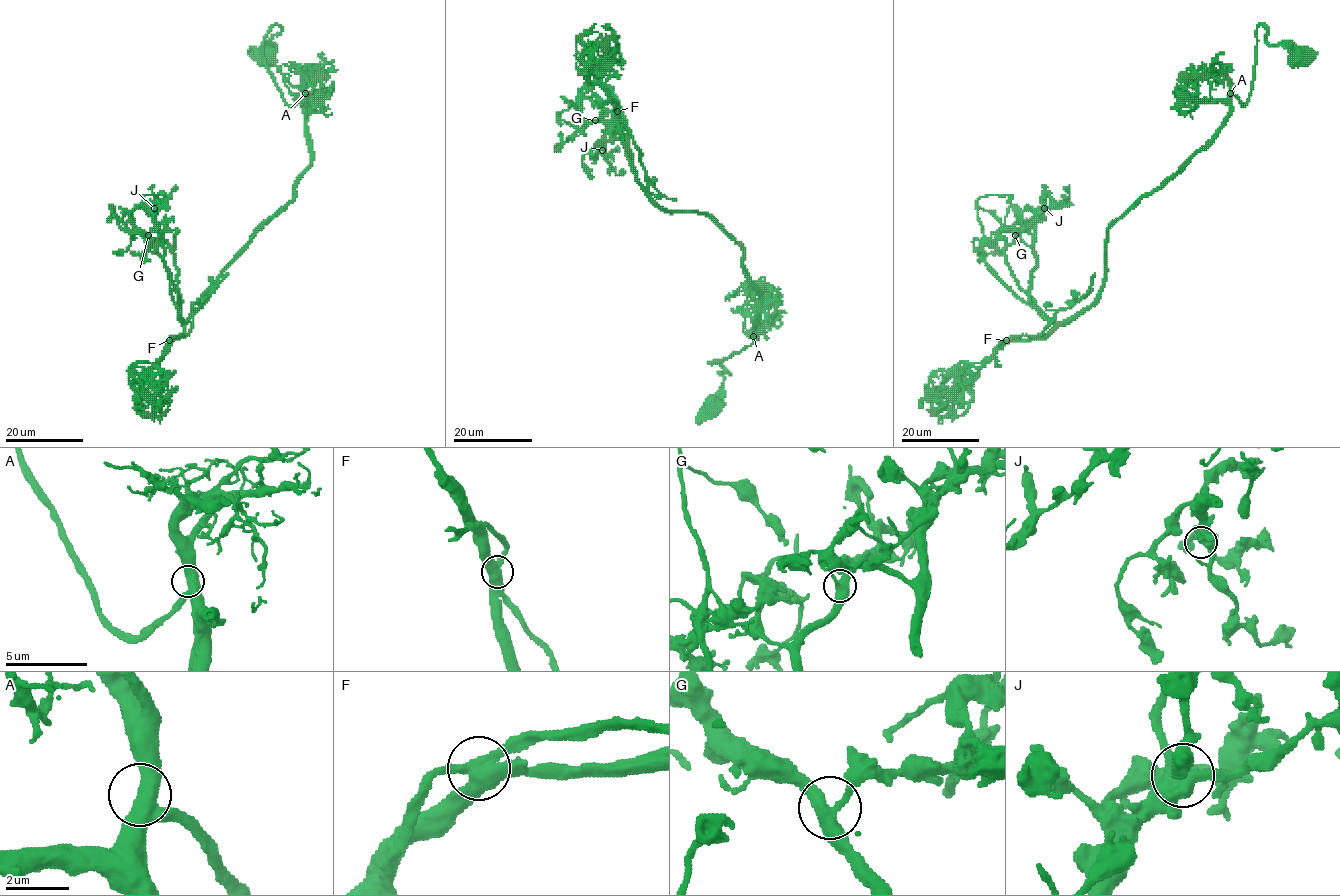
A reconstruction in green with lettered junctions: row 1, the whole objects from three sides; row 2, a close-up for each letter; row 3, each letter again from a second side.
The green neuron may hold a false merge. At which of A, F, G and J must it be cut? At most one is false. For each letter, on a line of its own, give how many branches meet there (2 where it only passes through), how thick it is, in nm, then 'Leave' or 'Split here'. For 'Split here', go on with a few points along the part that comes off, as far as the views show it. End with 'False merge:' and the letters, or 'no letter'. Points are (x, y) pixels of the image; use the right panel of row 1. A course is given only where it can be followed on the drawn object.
A: Branches: 3. Thickness 440 nm. Leave
F: Branches: 3. Thickness 480 nm. Split here. Course of the part to remove: (1006, 341), (1039, 335), (1057, 312), (1075, 305), (1089, 289), (1094, 273)
G: Branches: 3. Thickness 400 nm. Leave
J: Branches: 3. Thickness 460 nm. Leave
False merge: F

